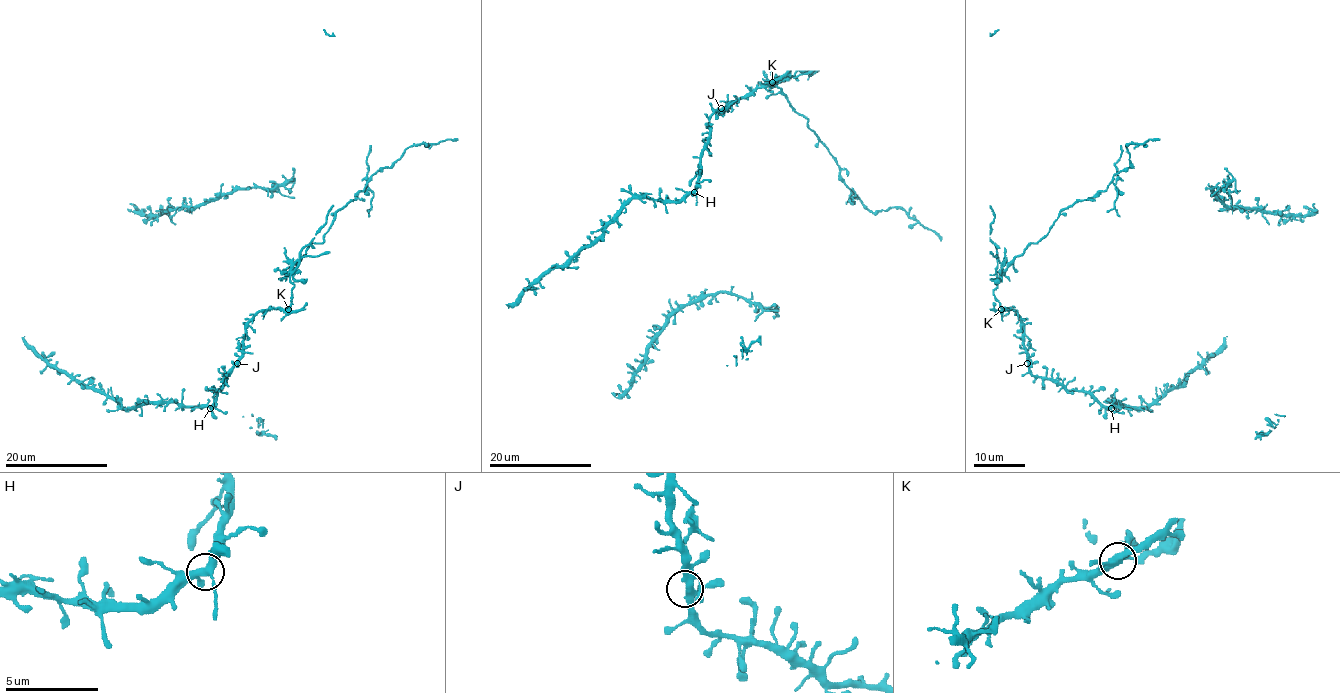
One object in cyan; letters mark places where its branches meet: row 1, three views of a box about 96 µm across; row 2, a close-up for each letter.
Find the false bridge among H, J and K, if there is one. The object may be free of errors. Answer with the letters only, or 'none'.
K

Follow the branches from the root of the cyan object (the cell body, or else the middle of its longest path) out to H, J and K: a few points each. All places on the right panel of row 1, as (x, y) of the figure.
H: (1013, 261), (996, 277), (994, 298), (1019, 317), (1028, 370), (1067, 389), (1090, 392), (1111, 408)
J: (1013, 261), (996, 277), (994, 298), (1003, 309), (1013, 309), (1019, 317), (1027, 363)
K: (1013, 261), (996, 277), (994, 298), (1001, 309)

